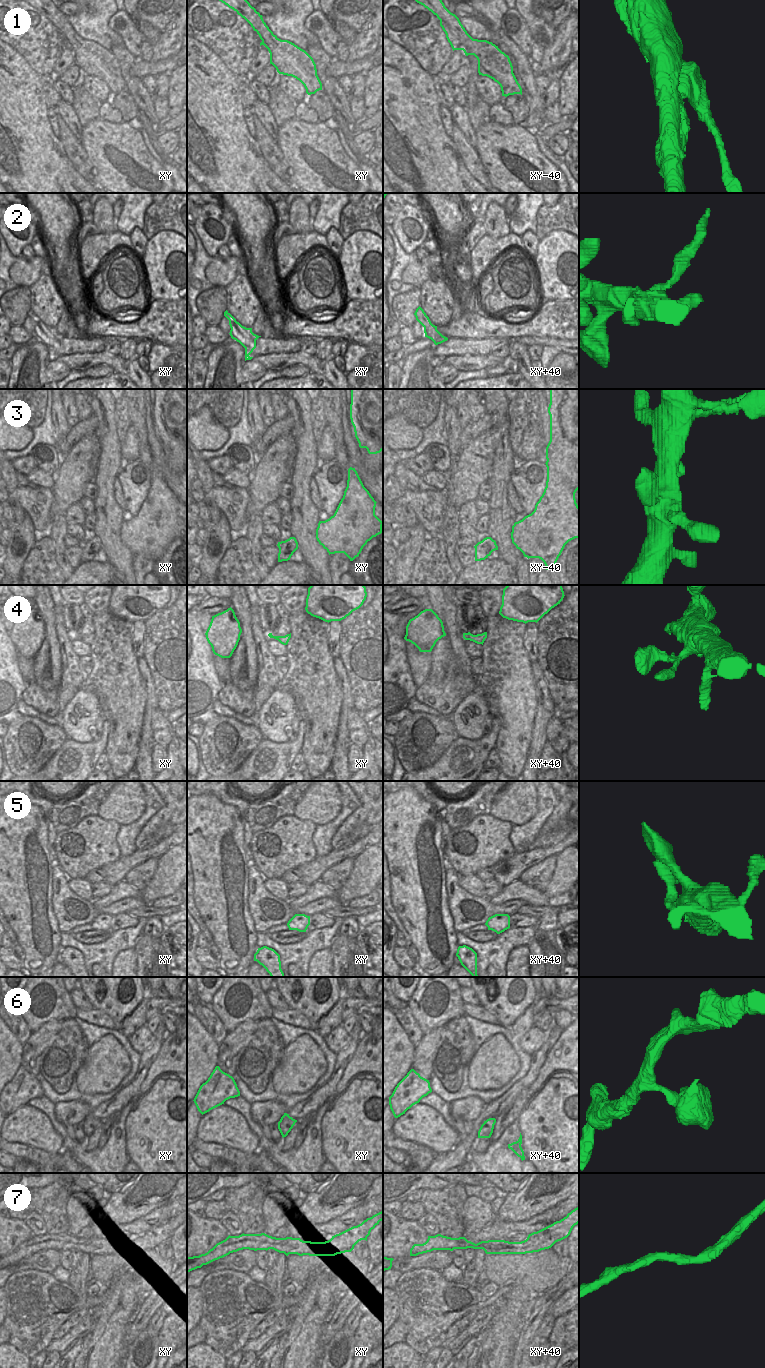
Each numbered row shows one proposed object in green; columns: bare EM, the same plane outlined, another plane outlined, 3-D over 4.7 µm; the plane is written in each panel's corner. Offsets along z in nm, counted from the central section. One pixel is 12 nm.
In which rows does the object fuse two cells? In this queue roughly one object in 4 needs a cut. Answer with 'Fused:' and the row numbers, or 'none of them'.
Fused: 1, 2

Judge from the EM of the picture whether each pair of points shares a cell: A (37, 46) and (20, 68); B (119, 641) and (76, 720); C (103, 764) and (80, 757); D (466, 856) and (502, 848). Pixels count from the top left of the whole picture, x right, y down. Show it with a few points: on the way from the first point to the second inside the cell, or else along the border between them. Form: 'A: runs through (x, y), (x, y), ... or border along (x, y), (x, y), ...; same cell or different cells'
A: border along (10, 45), (40, 75); different cells
B: border along (81, 688), (91, 692), (97, 698), (101, 714); different cells
C: border along (104, 752), (99, 756), (94, 769); different cells
D: runs through (475, 852), (479, 848), (493, 848); same cell

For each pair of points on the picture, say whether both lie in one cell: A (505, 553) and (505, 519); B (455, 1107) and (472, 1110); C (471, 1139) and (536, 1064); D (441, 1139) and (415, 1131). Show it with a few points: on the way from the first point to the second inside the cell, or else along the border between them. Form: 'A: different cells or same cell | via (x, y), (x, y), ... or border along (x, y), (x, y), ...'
A: same cell | via (505, 545), (505, 527)
B: same cell | via (459, 1108), (468, 1109)
C: same cell | via (481, 1119), (522, 1084)
D: same cell | via (435, 1134), (432, 1131), (421, 1131)

